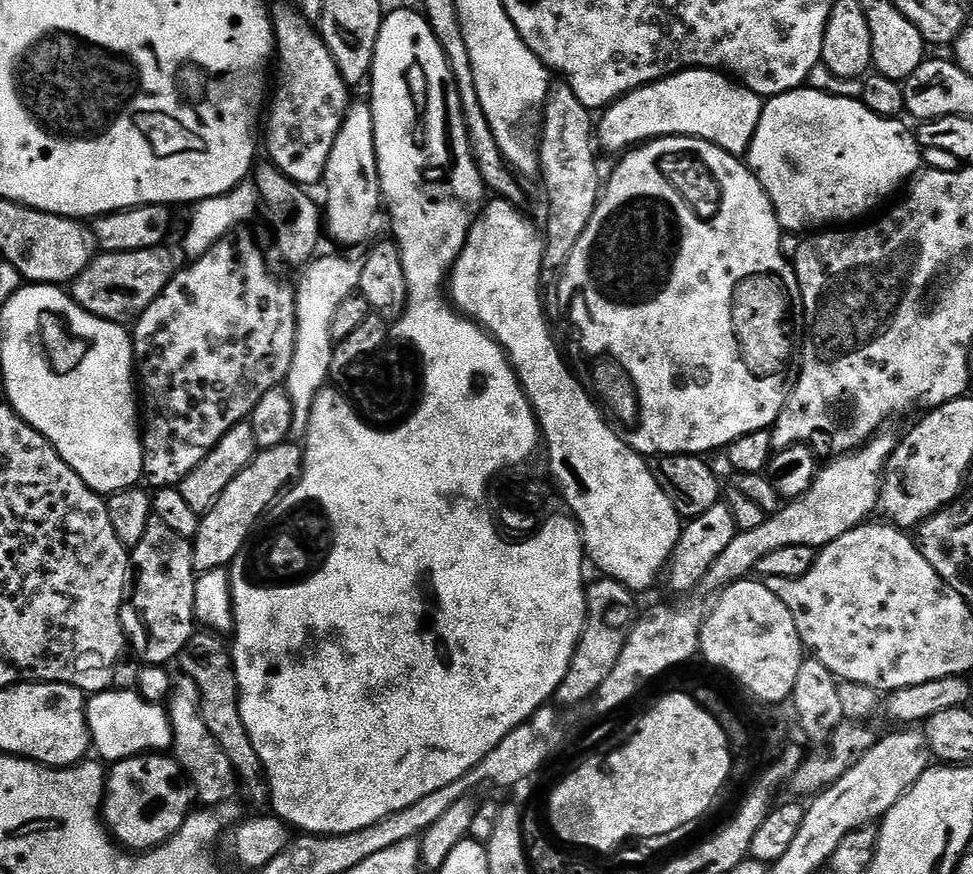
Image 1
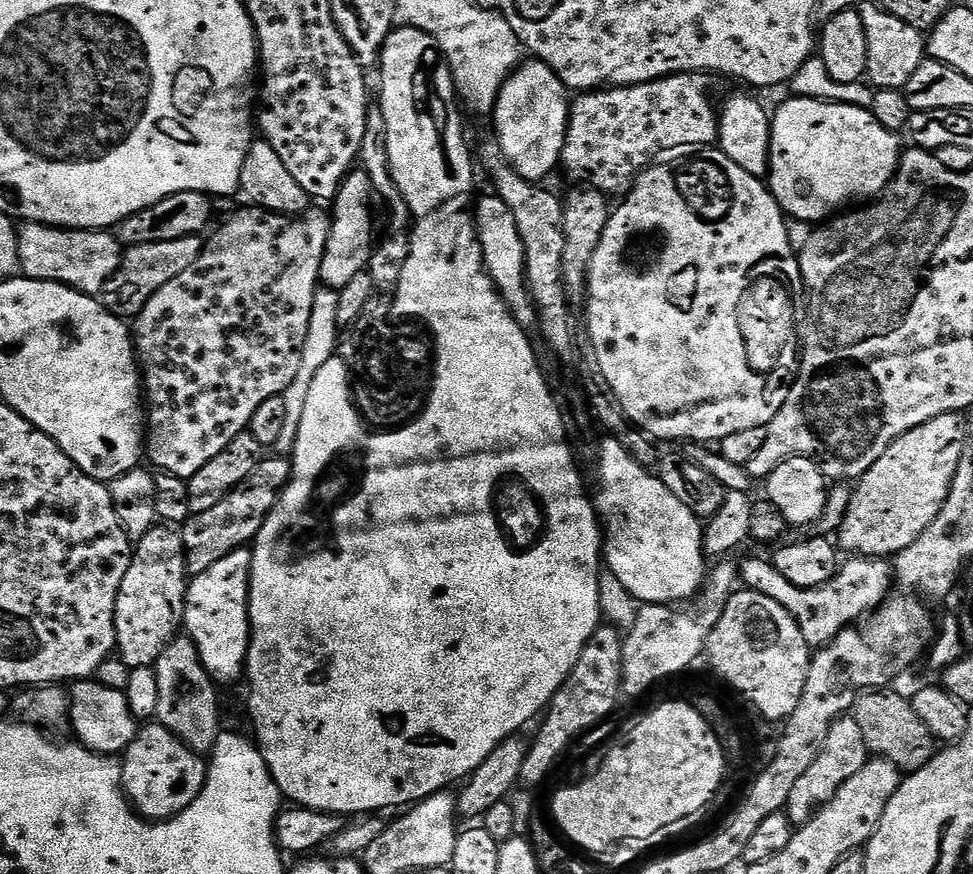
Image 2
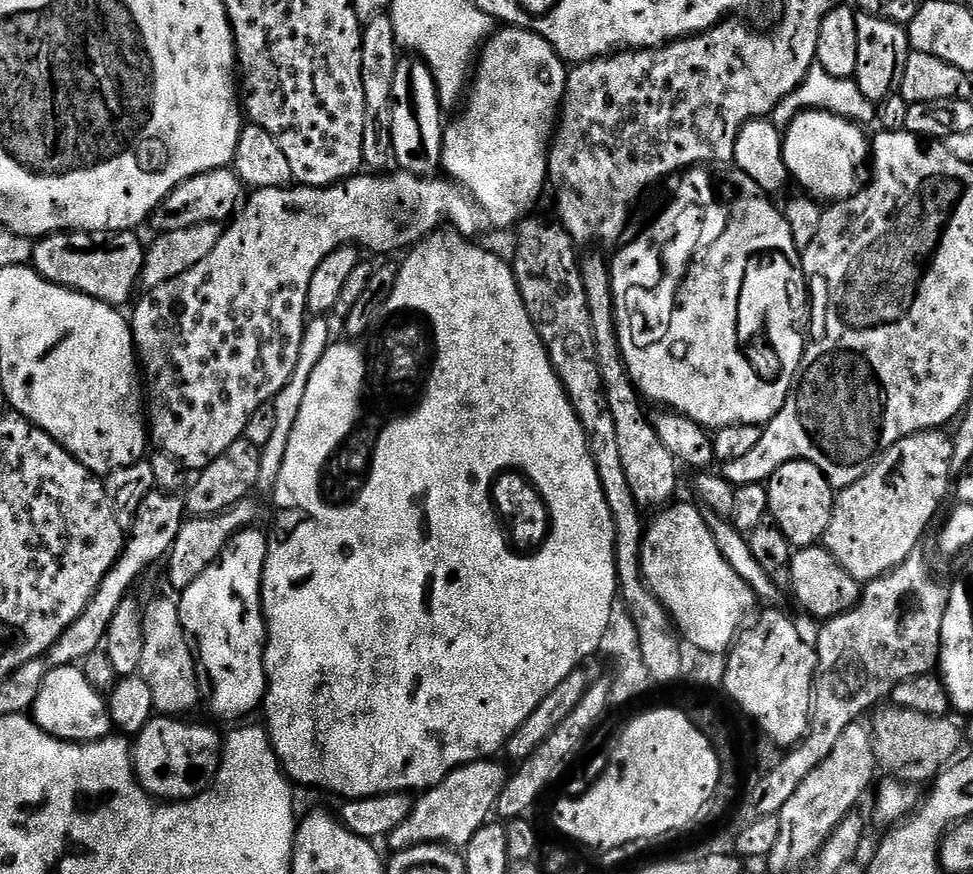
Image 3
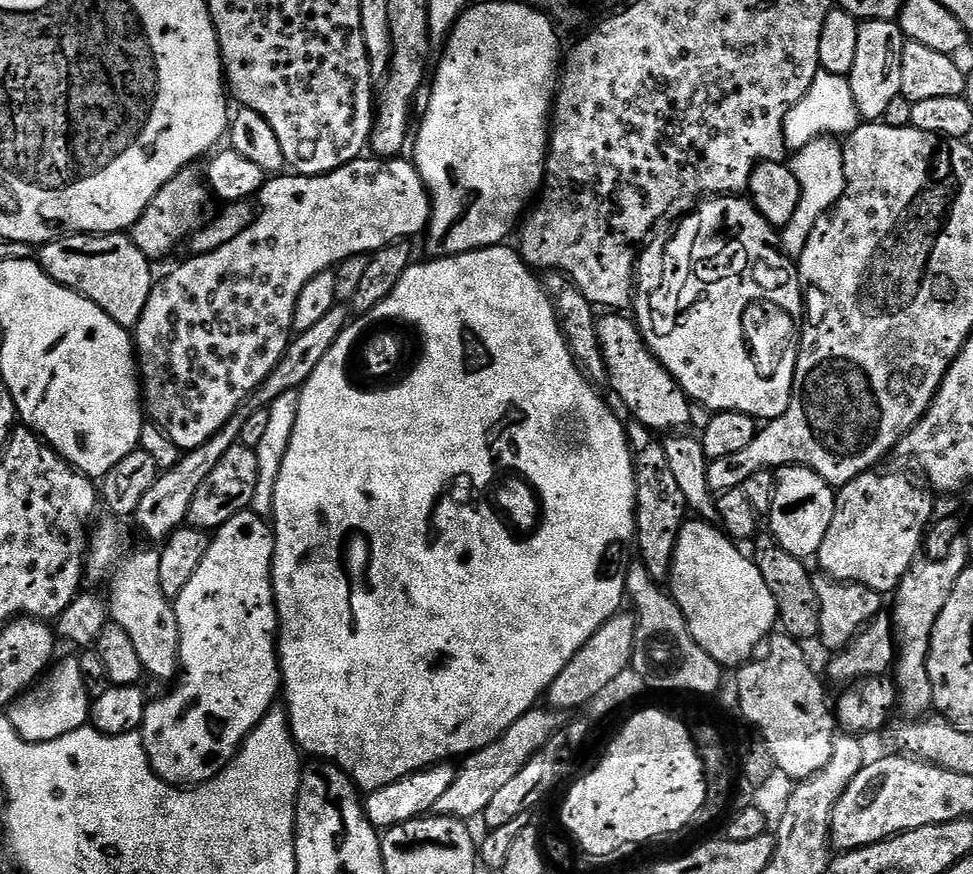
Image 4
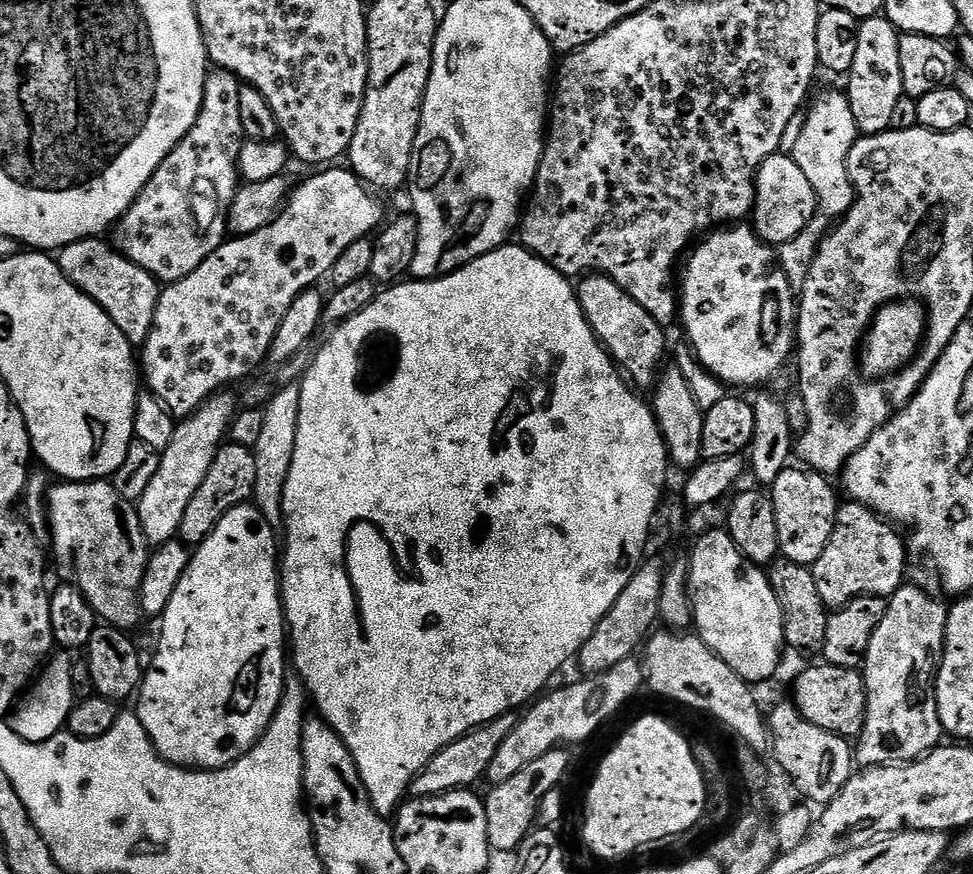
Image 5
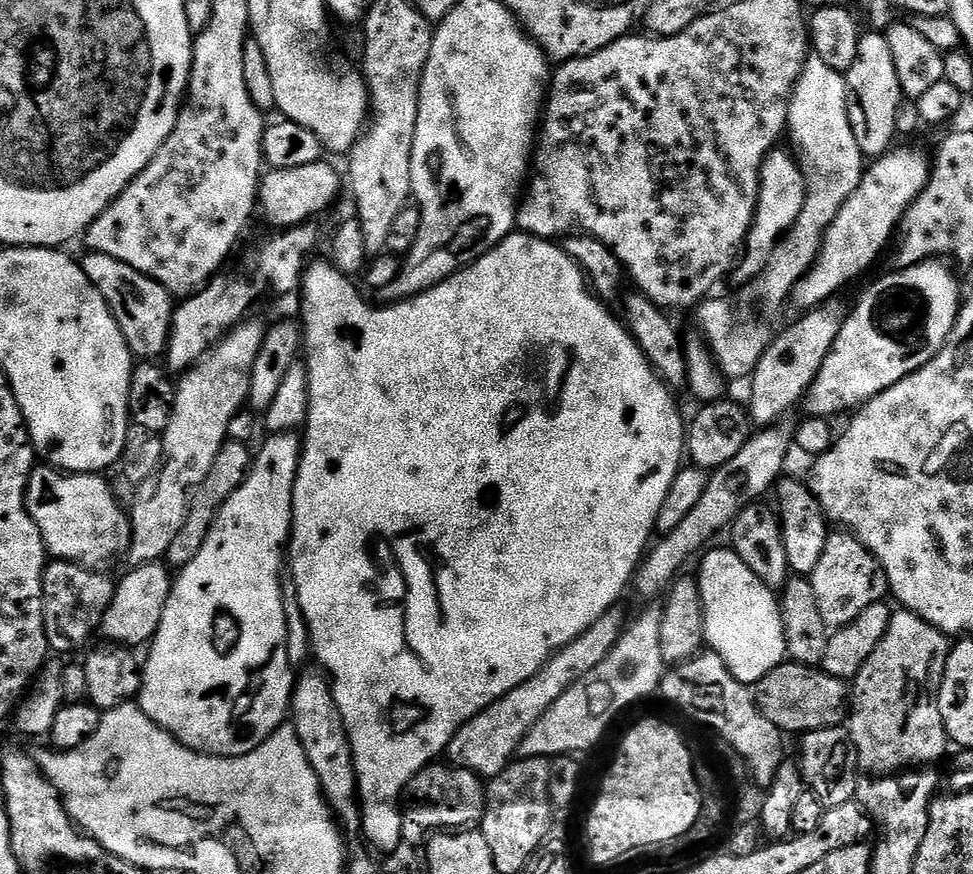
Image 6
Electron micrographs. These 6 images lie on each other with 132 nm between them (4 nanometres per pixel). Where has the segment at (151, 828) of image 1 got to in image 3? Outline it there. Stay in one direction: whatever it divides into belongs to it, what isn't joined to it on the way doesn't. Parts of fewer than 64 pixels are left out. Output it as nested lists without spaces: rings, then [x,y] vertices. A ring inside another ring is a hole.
[[[157,715],[134,737],[132,766],[149,796],[165,802],[191,800],[216,778],[222,755],[222,736],[204,724],[183,724],[180,718]]]

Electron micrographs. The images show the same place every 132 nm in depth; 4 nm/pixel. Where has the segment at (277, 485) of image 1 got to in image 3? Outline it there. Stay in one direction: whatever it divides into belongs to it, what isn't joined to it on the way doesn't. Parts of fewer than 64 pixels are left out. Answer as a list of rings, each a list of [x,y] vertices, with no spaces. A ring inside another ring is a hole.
[[[249,498],[238,502],[222,514],[193,516],[185,519],[182,530],[178,530],[178,538],[174,538],[172,551],[166,557],[168,584],[173,588],[173,593],[185,592],[190,586],[190,582],[194,582],[194,578],[198,578],[198,574],[202,574],[202,570],[206,570],[206,566],[210,566],[218,559],[222,550],[230,542],[230,538],[237,536],[243,528],[253,527],[257,523],[254,501],[255,499]]]

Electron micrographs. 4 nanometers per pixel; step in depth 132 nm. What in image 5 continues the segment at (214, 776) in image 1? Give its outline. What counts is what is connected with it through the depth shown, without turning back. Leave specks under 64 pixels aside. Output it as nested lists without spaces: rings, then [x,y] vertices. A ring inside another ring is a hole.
[[[101,478],[55,483],[48,489],[46,512],[52,526],[52,552],[65,581],[84,595],[105,625],[132,630],[142,620],[140,587],[150,555],[136,504],[124,500],[111,482]]]

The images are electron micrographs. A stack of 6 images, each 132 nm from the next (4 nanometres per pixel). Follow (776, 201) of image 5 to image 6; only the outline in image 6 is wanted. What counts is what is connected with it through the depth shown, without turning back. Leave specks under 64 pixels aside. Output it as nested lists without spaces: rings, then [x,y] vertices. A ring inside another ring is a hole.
[[[773,148],[762,162],[756,213],[744,239],[742,255],[734,268],[734,277],[744,286],[751,285],[752,281],[760,277],[762,270],[766,270],[770,254],[774,254],[774,246],[794,226],[798,214],[802,214],[802,202],[806,202],[808,187],[804,181],[804,169],[791,151],[783,152],[782,148]]]

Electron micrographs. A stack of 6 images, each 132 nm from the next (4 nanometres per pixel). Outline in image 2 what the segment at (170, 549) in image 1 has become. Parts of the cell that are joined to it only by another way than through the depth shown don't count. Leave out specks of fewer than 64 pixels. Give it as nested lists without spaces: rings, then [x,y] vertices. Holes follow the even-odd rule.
[[[172,526],[152,528],[150,534],[135,545],[114,610],[116,652],[128,668],[153,667],[162,650],[176,639],[184,623],[189,583],[183,535]]]

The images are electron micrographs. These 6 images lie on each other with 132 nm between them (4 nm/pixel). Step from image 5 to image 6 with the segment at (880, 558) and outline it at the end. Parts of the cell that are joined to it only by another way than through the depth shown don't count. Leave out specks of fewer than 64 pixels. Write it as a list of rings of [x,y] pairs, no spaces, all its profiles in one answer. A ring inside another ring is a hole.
[[[847,530],[829,531],[822,558],[818,558],[818,566],[814,566],[810,579],[822,622],[829,630],[854,622],[862,610],[881,603],[889,595],[888,579],[878,558],[874,558],[864,543]]]

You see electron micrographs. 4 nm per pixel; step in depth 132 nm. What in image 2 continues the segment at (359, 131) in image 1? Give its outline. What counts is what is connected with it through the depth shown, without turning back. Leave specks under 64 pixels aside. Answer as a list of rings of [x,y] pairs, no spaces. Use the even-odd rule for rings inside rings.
[[[353,170],[342,182],[334,203],[330,208],[330,227],[328,230],[328,241],[326,250],[322,254],[322,266],[320,267],[319,283],[328,290],[339,290],[345,288],[358,274],[366,271],[372,250],[378,235],[378,201],[376,191],[370,182],[370,178],[363,170]]]

